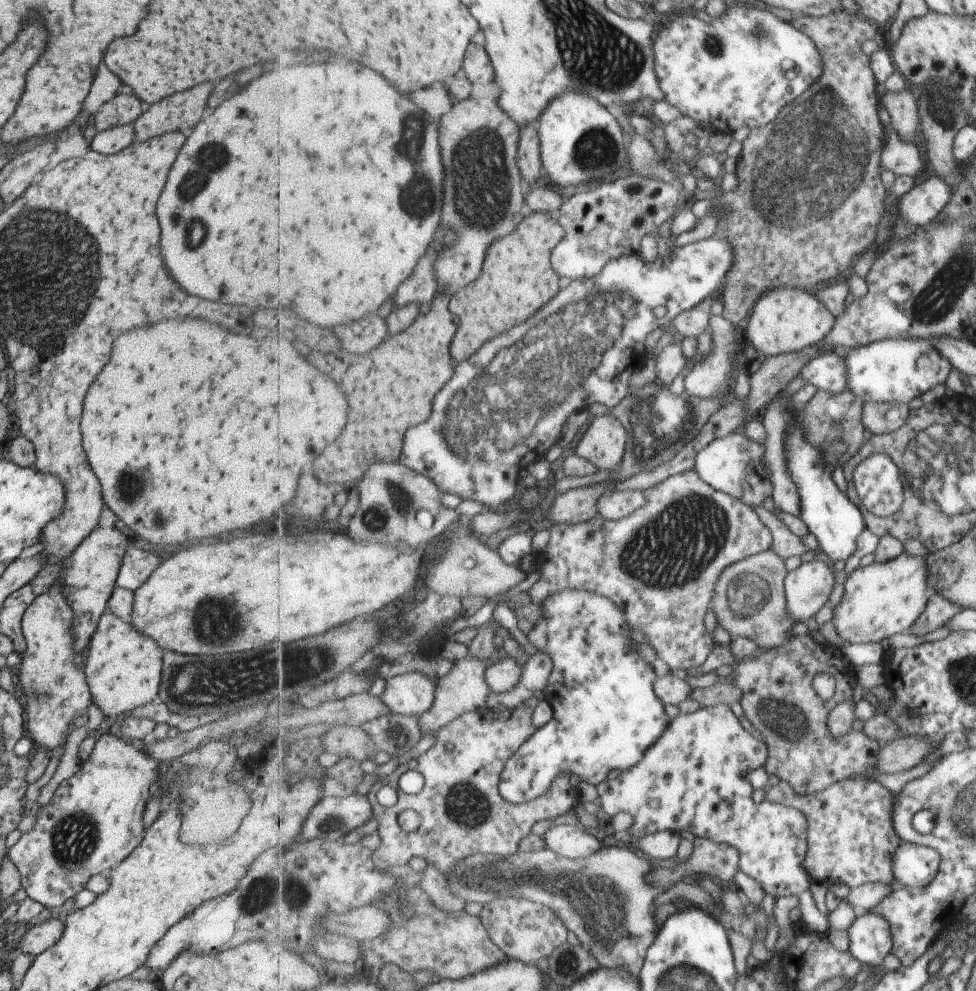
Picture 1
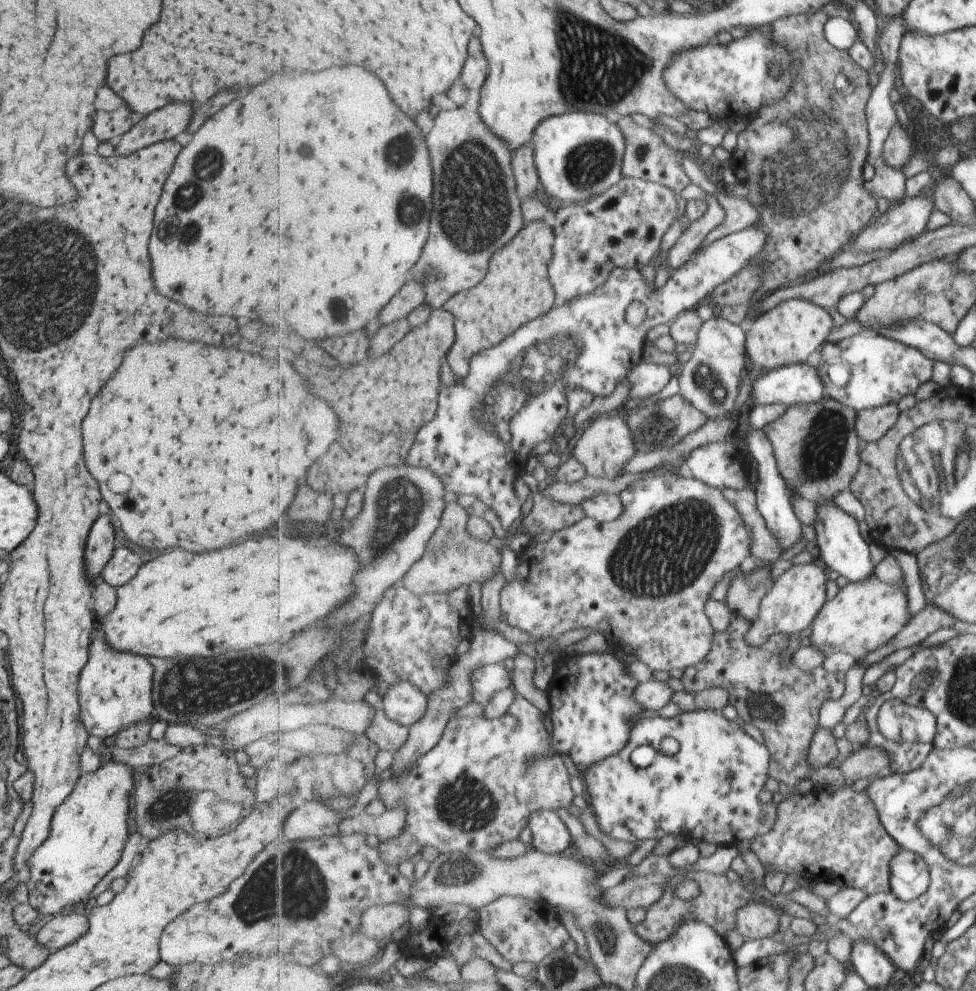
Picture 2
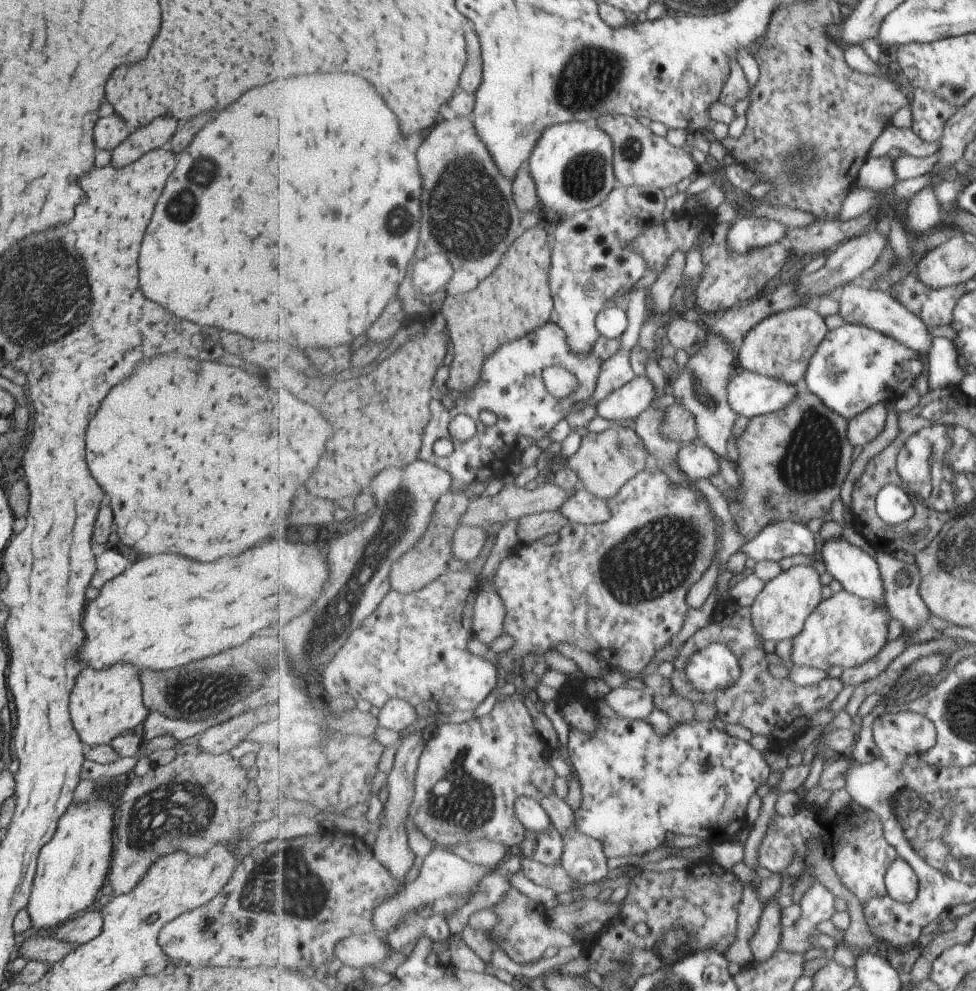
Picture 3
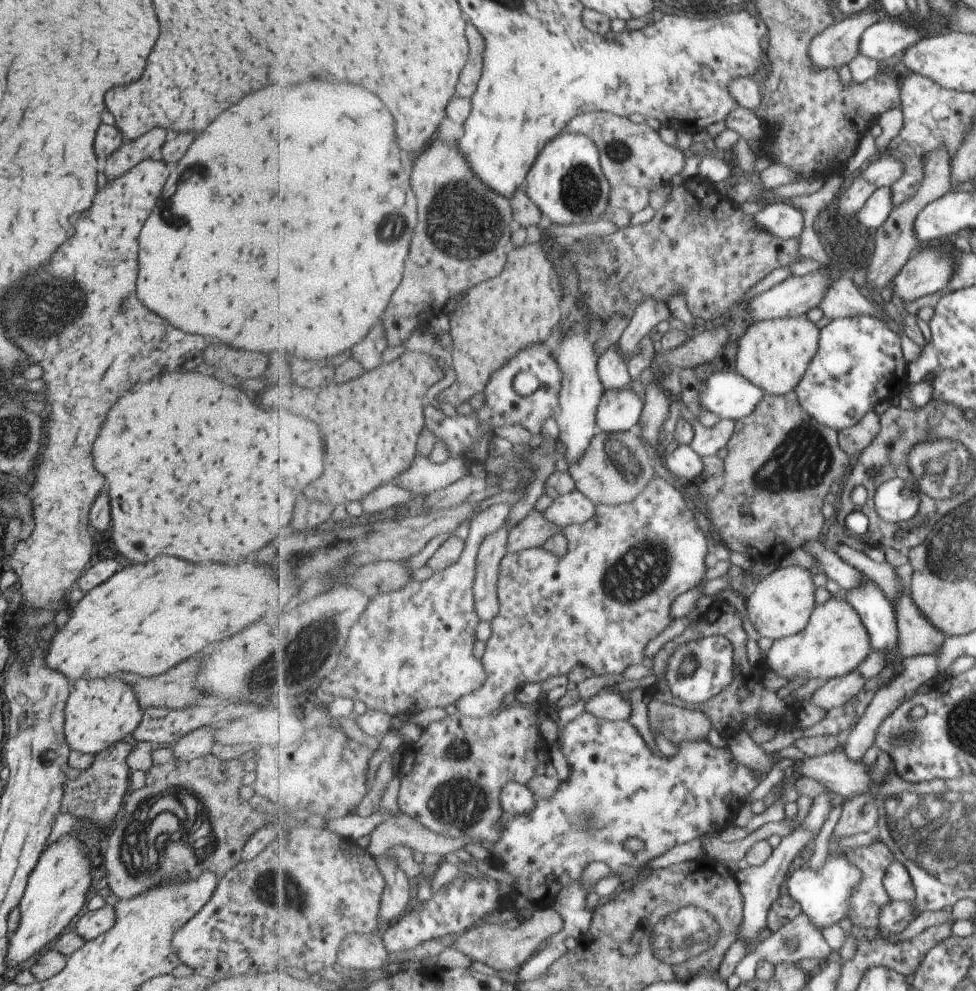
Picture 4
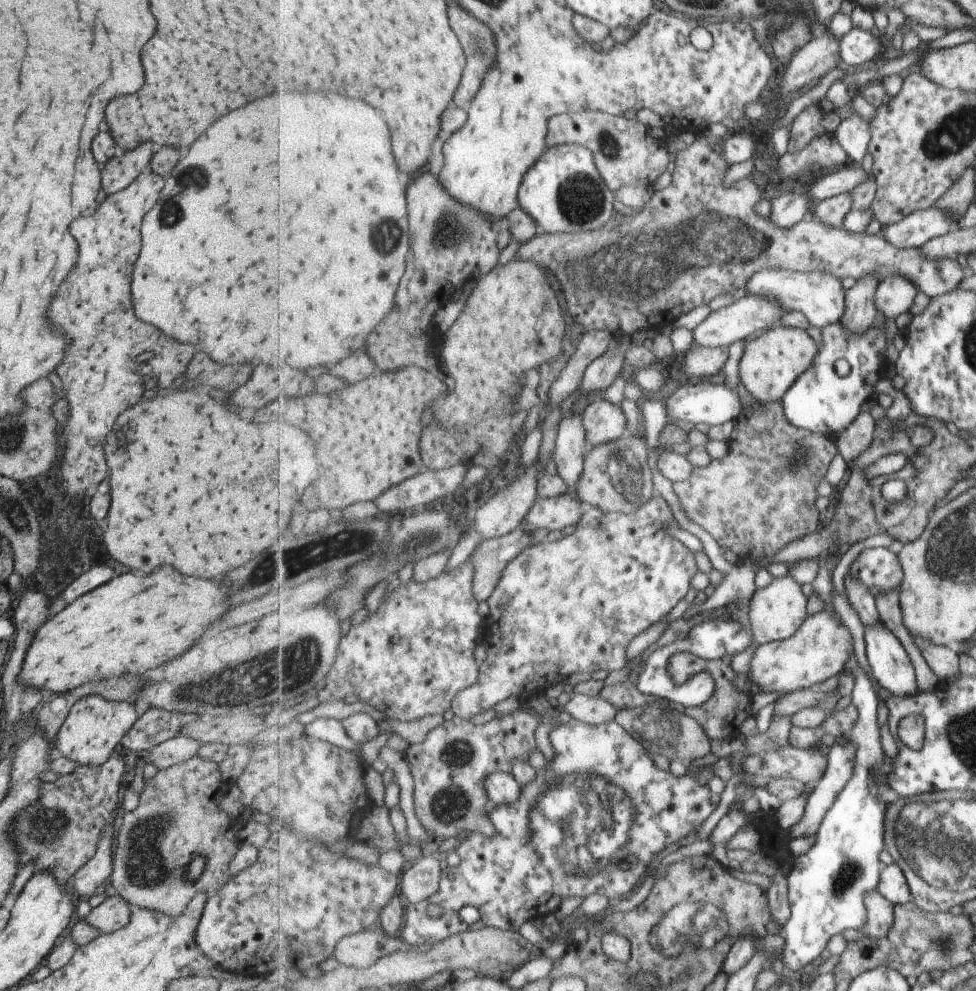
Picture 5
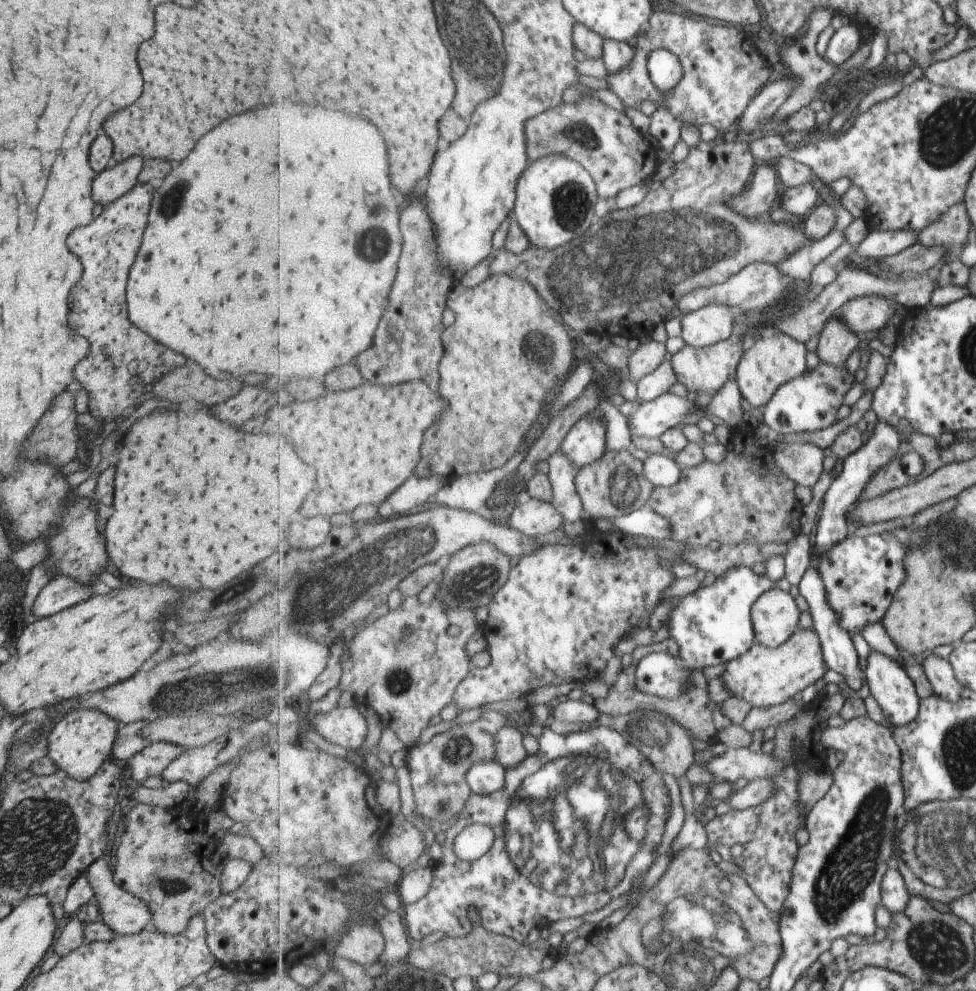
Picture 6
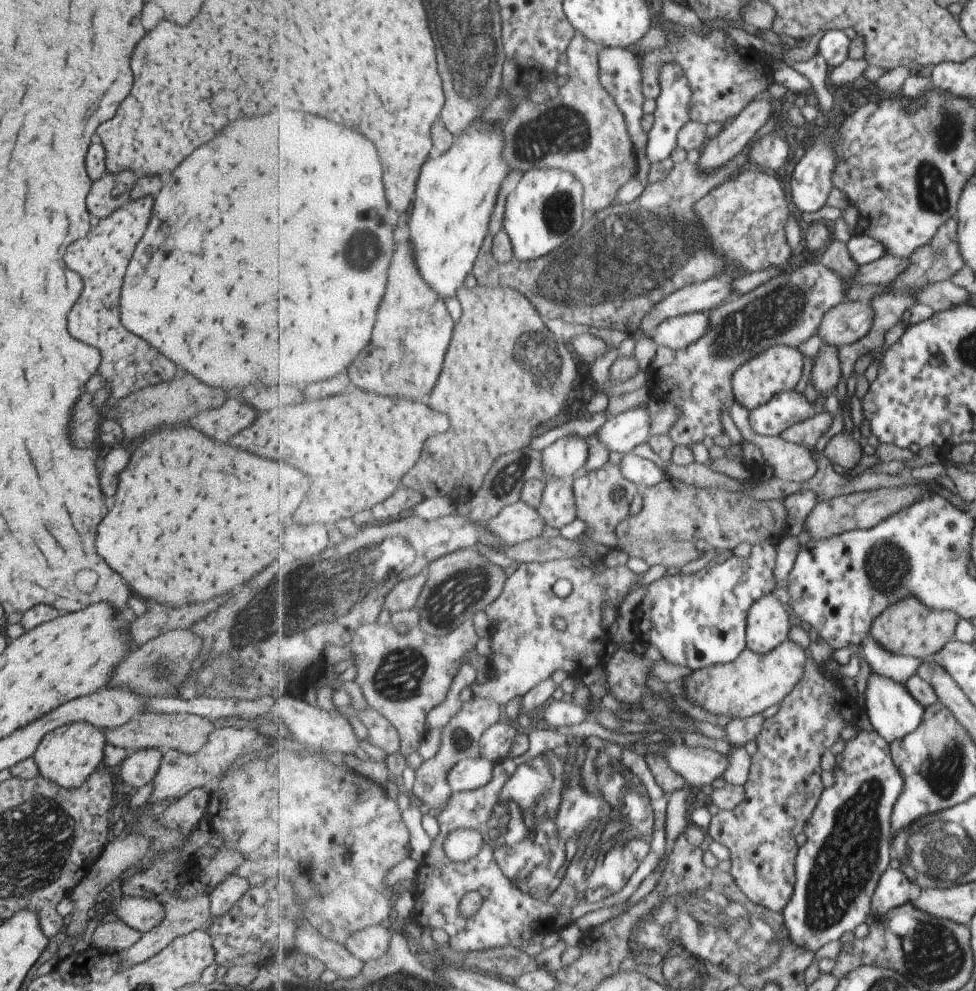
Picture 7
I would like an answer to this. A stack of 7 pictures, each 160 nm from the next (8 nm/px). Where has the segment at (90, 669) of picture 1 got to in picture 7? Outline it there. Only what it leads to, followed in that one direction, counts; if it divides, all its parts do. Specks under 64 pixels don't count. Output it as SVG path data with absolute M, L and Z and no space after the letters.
M75 721L58 726L43 735L31 758L37 766L37 774L61 788L79 788L91 772L102 762L105 735L102 729L85 721Z

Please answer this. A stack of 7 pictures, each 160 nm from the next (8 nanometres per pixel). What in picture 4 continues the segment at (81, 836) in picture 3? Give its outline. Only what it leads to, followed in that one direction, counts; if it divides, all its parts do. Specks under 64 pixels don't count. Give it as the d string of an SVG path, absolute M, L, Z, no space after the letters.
M66 833L46 846L28 876L23 896L17 908L20 919L16 931L8 940L6 967L13 968L23 960L38 954L77 916L83 908L85 893L91 882L91 863L81 841L75 834Z

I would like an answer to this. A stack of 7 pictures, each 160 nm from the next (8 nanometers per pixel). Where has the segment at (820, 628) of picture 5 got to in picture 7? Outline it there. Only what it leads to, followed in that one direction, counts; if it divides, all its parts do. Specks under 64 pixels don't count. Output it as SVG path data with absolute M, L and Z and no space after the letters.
M790 639L768 654L757 654L746 649L734 662L695 669L683 680L685 698L714 716L750 718L765 712L774 704L779 705L785 696L793 692L793 688L802 683L805 664L809 658L809 652Z

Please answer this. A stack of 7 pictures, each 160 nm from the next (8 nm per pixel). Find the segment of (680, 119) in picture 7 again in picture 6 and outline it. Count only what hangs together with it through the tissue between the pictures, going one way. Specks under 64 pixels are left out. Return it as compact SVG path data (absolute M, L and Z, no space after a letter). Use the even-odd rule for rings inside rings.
M661 48L650 56L650 75L662 91L670 91L680 83L684 68L679 56L670 49ZM666 107L656 110L651 116L649 135L653 136L657 142L661 145L661 151L658 151L658 158L660 162L670 160L675 146L679 144L679 140L682 140L682 128L683 122L678 117L673 116L673 113Z

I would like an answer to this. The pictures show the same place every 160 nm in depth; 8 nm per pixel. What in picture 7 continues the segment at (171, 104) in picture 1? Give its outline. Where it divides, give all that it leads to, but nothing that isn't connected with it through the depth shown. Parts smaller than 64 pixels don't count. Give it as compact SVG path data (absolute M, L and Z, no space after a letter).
M131 170L119 174L103 174L91 184L91 190L87 194L87 210L93 216L103 218L116 208L126 205L130 200L130 190L135 178Z

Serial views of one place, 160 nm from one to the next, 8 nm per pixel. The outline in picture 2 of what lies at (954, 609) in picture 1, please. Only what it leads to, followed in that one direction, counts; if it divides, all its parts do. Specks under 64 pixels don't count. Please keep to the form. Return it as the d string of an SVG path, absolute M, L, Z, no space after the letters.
M927 602L924 609L914 615L897 636L868 654L866 658L868 668L898 650L918 646L927 636L931 636L939 628L952 627L955 621L954 616L941 610L935 603Z

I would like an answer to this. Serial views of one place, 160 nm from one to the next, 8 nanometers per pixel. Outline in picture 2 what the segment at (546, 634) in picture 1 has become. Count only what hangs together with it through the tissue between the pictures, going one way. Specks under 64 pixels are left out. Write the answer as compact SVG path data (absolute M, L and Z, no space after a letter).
M607 651L563 657L546 690L551 706L548 714L553 721L552 751L569 755L581 774L623 752L637 724L633 718L644 709L635 698L640 684L618 654Z

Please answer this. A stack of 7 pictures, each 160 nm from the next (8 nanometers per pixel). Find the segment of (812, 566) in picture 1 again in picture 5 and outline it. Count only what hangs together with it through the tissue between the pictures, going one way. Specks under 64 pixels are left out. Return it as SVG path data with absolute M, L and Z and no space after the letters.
M791 574L774 577L772 583L760 588L750 602L750 621L753 639L764 645L773 641L782 641L791 638L806 622L809 598L803 592L803 586Z

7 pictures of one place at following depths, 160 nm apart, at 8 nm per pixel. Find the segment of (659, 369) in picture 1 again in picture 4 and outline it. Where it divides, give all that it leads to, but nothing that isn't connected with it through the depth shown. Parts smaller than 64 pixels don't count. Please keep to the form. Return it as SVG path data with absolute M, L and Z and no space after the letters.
M630 387L606 389L598 408L599 431L635 431L643 411L644 398Z

